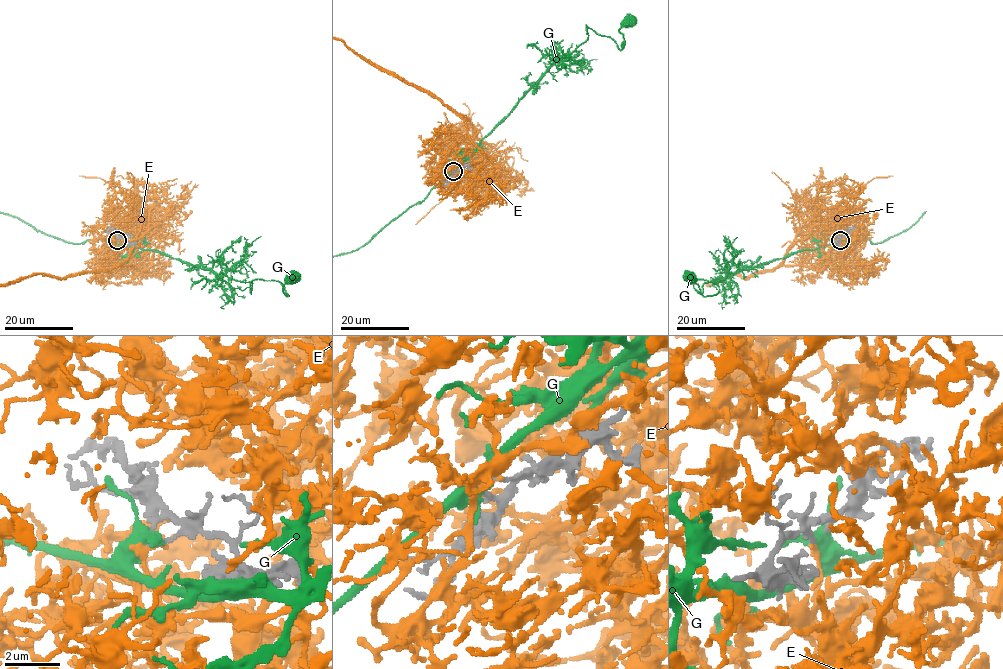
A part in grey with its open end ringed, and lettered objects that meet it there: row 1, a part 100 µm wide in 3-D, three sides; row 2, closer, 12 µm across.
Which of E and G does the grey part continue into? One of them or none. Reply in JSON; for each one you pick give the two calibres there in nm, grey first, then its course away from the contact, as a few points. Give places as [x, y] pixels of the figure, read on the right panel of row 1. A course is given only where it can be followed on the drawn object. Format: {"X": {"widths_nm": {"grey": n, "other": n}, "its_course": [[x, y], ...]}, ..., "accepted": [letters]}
{"E": {"widths_nm": {"grey": 160, "other": 150}}, "accepted": ["E"]}

